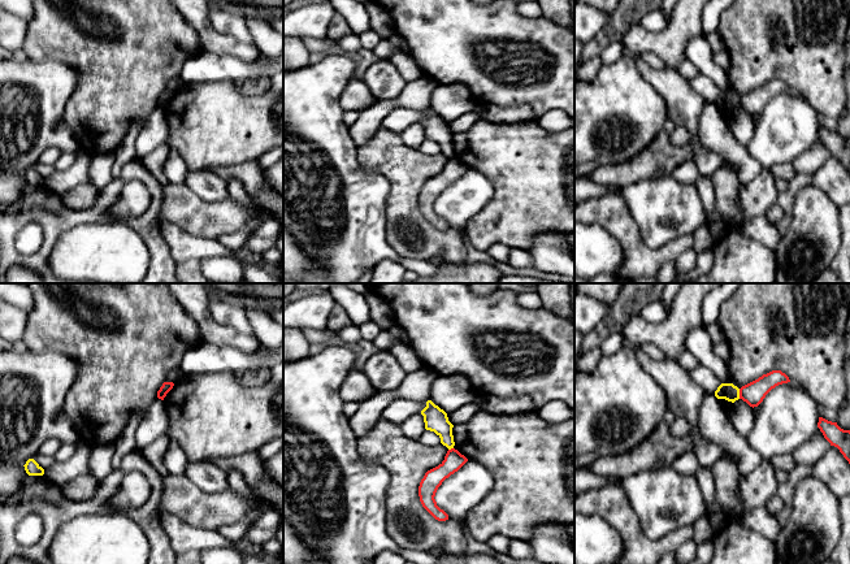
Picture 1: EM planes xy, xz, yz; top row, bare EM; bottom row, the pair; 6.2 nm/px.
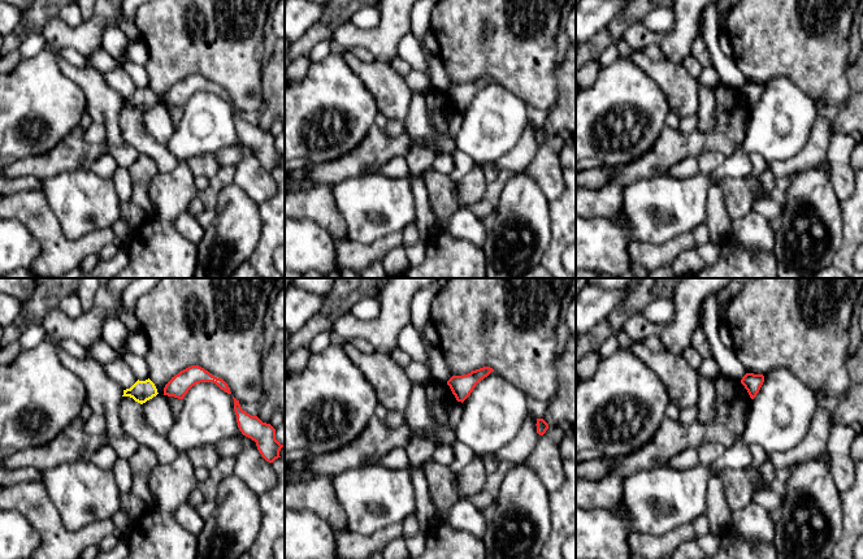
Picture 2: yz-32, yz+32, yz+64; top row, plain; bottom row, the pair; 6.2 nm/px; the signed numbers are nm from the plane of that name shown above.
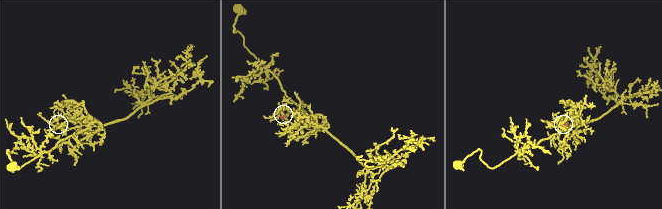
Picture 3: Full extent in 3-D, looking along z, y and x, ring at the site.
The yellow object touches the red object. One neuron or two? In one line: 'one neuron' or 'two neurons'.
two neurons

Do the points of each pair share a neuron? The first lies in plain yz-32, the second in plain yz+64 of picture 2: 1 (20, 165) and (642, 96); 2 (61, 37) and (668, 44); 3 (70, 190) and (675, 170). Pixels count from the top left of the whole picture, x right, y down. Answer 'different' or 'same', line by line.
1: different
2: same
3: different

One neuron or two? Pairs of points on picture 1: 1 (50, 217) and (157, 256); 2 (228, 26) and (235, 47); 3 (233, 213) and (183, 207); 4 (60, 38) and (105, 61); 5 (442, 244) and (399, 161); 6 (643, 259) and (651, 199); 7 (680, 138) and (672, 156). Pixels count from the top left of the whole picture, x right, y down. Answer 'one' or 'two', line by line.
1: one
2: two
3: one
4: one
5: one
6: two
7: two

